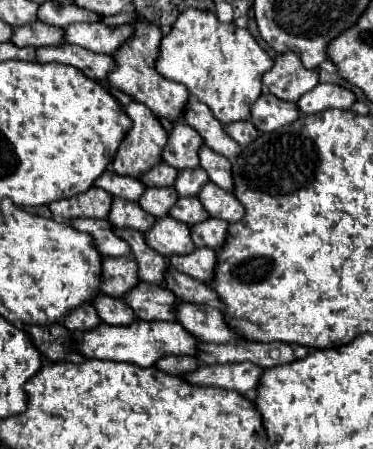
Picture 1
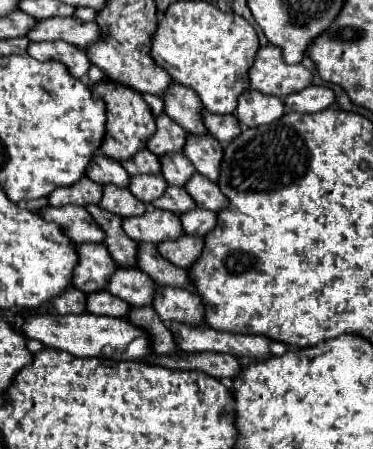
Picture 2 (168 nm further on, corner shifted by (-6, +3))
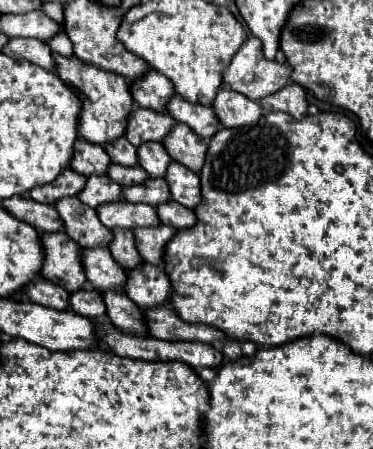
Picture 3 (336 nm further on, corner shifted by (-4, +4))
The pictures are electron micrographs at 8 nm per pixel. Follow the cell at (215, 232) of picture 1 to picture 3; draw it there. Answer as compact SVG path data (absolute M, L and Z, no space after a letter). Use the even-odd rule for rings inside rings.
M169 201L169 203L163 203L157 207L157 213L159 213L159 219L163 225L173 225L177 229L189 229L197 223L197 215L193 209L187 209L175 201Z

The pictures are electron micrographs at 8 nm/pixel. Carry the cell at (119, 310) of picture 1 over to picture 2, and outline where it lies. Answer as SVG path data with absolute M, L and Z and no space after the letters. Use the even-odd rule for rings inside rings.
M99 290L87 296L87 312L99 314L99 316L113 316L113 318L125 318L129 312L129 306L123 300L117 300L107 290Z

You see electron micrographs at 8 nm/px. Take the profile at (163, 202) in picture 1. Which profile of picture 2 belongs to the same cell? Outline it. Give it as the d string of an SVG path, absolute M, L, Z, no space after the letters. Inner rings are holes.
M131 176L129 186L131 194L135 194L141 202L151 204L157 196L161 196L167 188L167 182L161 176Z

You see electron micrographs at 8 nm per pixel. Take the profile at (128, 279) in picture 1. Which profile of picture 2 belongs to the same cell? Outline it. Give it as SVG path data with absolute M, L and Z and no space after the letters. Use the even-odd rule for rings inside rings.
M75 244L75 248L77 246L79 264L75 266L75 280L71 280L71 284L87 294L103 290L117 264L111 260L105 244Z

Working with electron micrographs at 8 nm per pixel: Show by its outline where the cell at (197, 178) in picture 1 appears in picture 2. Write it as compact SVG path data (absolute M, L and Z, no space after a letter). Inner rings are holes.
M183 154L159 156L159 160L161 160L161 176L169 186L185 186L185 182L195 172L193 164Z

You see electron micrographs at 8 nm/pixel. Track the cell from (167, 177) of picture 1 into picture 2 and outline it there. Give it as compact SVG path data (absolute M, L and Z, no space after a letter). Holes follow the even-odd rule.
M143 150L143 152L137 152L131 160L123 160L121 166L131 174L159 174L159 158L149 152L149 150Z

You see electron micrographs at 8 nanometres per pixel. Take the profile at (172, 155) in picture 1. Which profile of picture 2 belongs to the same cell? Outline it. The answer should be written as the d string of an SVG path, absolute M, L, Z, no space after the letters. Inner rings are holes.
M159 114L155 116L155 136L151 136L151 140L147 140L147 148L161 156L167 152L181 152L185 146L185 138L187 132L175 124L175 120L171 120L167 114Z

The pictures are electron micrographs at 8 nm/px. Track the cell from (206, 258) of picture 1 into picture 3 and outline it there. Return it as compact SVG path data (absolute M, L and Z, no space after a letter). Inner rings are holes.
M161 225L157 229L133 229L133 233L135 233L137 249L139 249L143 261L147 261L155 267L165 267L165 261L163 261L165 247L175 237L177 229L169 227L169 225Z

